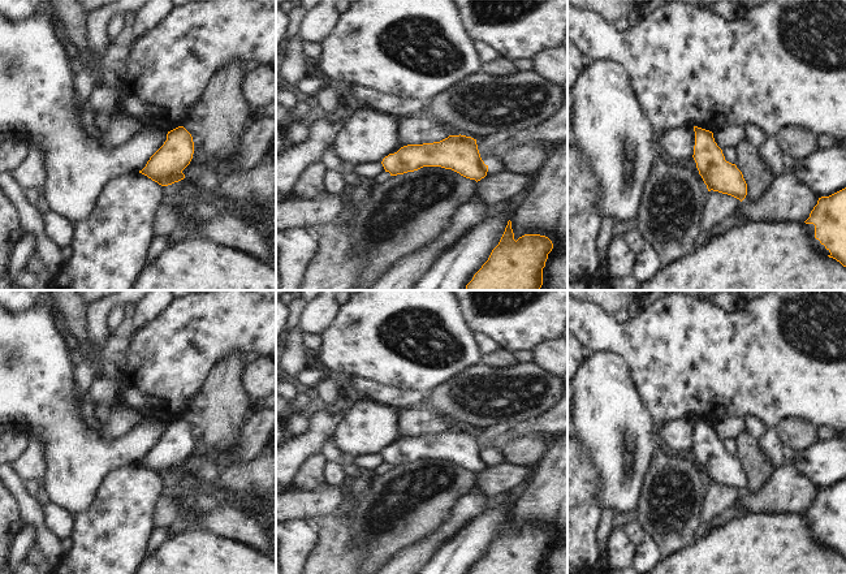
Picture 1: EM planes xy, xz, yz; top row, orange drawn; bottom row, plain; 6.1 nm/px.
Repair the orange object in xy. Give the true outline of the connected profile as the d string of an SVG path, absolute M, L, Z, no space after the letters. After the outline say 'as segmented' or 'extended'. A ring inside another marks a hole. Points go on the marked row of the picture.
M178 126L167 134L164 144L150 157L139 173L161 186L168 186L185 178L182 171L190 164L194 154L191 134Z | as segmented

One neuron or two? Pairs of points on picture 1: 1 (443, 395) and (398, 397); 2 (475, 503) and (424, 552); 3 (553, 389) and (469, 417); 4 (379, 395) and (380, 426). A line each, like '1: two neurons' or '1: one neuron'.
1: two neurons
2: one neuron
3: one neuron
4: two neurons

